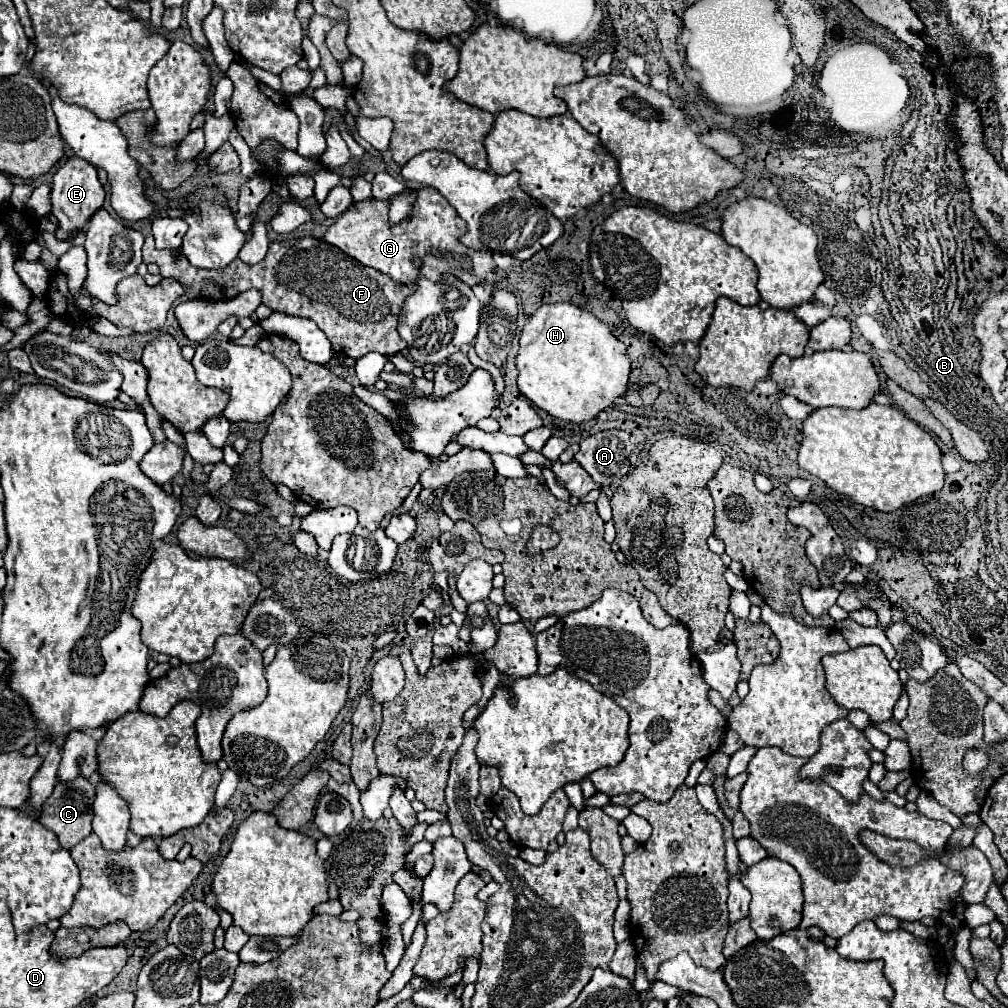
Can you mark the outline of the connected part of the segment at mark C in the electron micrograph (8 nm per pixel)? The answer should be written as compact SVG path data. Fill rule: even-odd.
M75 778L75 782L57 782L53 794L43 804L43 812L39 816L39 822L57 834L59 844L65 850L71 850L71 846L79 844L83 838L91 834L91 802L95 798L95 786L87 778Z

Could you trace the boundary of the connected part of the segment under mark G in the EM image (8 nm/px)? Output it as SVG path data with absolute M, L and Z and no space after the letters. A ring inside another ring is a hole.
M417 188L413 190L413 194L415 206L407 222L391 226L387 218L387 202L369 198L349 206L349 210L329 226L323 240L341 248L361 264L371 266L407 286L415 284L415 278L419 278L419 274L433 282L439 282L445 274L453 274L471 288L483 284L487 280L487 274L495 272L491 252L471 250L457 240L461 234L465 234L465 222L435 188ZM415 258L421 260L421 266L415 266Z

